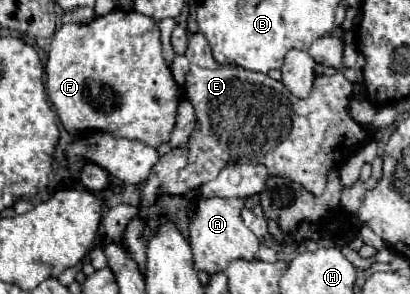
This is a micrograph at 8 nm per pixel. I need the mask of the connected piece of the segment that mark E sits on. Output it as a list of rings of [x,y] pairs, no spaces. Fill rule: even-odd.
[[[201,33],[191,35],[185,57],[191,61],[191,71],[185,81],[185,95],[193,103],[195,117],[197,117],[197,127],[191,133],[191,141],[185,149],[171,149],[167,155],[163,155],[157,161],[157,165],[153,167],[149,179],[145,181],[145,185],[141,189],[139,207],[117,205],[103,217],[99,237],[109,237],[113,241],[121,241],[125,227],[129,225],[129,221],[139,217],[141,209],[151,207],[159,197],[187,195],[193,189],[201,189],[205,183],[213,181],[221,173],[223,167],[235,165],[235,163],[245,163],[245,165],[261,163],[269,169],[271,175],[297,181],[309,193],[319,197],[325,191],[329,171],[333,167],[342,165],[346,158],[353,153],[353,145],[366,144],[369,141],[369,133],[357,121],[353,121],[349,115],[353,83],[349,83],[343,77],[343,73],[335,73],[331,77],[319,75],[313,83],[311,95],[307,99],[299,99],[281,81],[275,81],[265,73],[245,71],[235,65],[219,65],[211,55],[205,35],[201,35]]]

